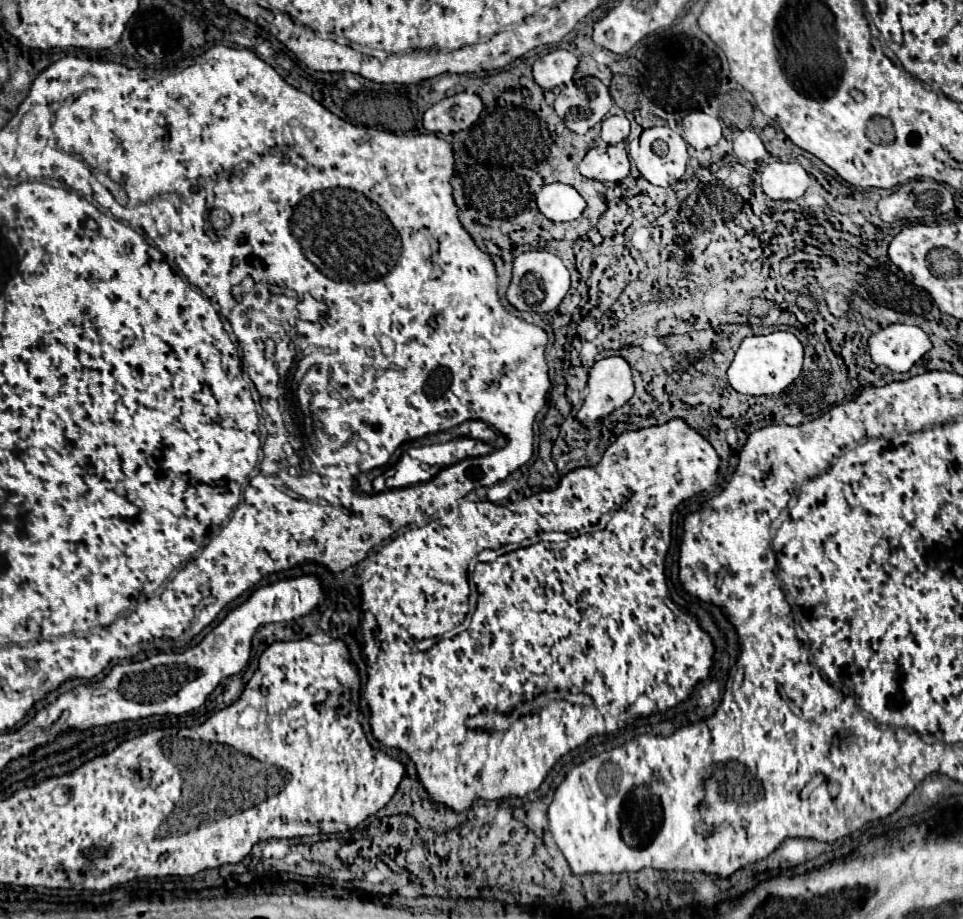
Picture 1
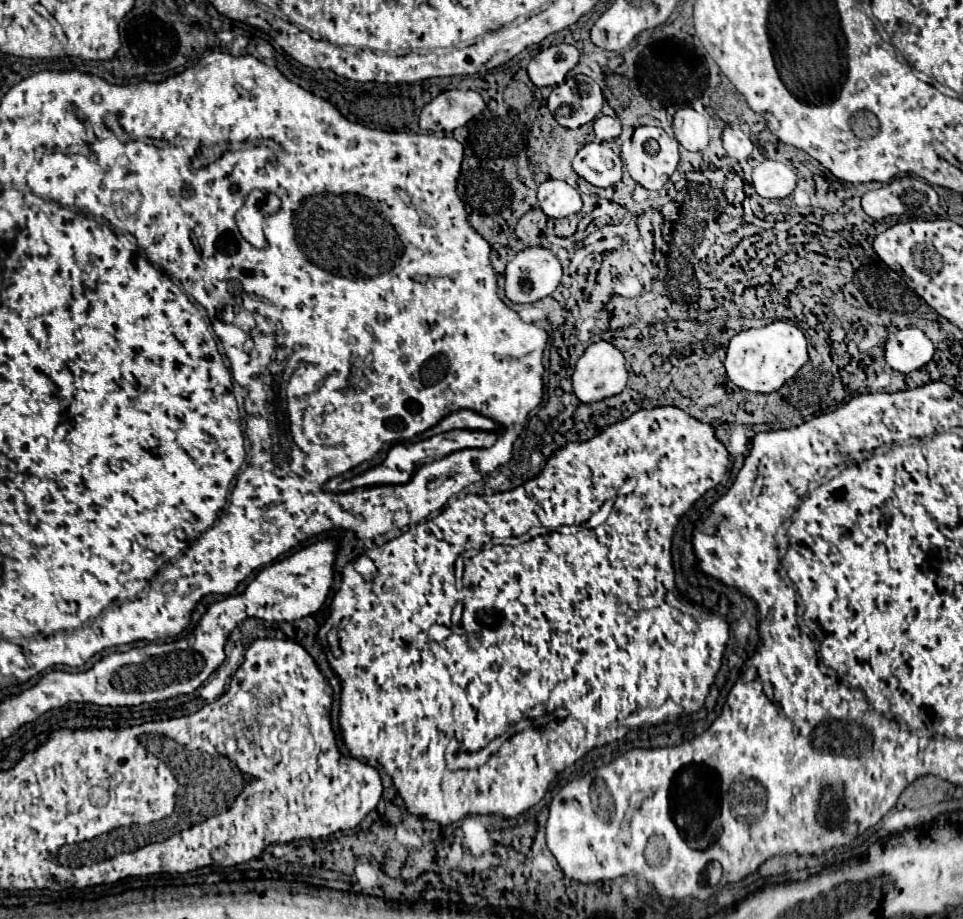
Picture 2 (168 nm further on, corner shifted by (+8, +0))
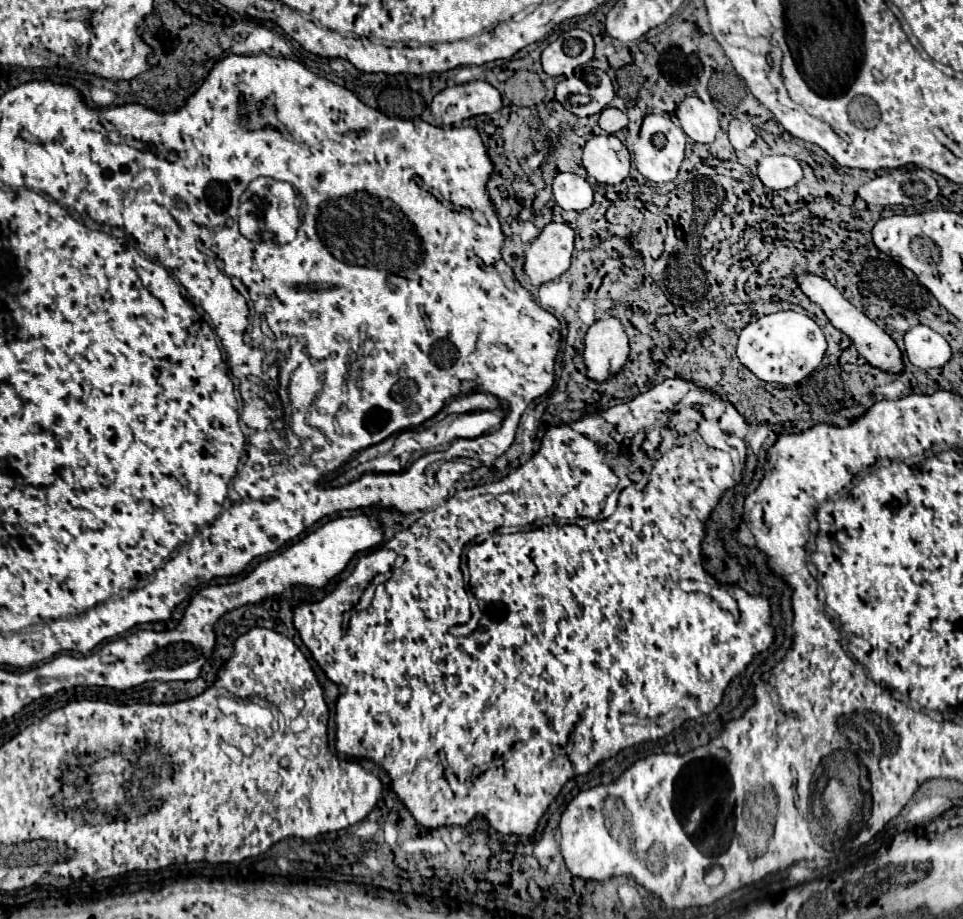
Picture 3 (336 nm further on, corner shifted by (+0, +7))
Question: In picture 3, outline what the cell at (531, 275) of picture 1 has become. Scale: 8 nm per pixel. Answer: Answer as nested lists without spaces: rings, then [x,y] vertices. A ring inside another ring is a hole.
[[[547,224],[525,252],[523,268],[531,284],[539,286],[557,280],[563,272],[567,272],[573,250],[575,230],[567,224]]]

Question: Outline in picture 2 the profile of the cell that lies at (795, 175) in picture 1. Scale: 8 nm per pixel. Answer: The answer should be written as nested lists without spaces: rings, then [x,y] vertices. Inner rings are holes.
[[[763,161],[753,169],[753,187],[765,199],[785,199],[795,191],[797,175],[781,161]]]

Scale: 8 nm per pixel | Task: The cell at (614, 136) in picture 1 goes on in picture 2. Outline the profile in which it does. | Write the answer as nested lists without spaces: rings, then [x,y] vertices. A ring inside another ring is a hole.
[[[597,117],[595,119],[595,135],[599,141],[609,141],[619,137],[621,123],[615,117]]]

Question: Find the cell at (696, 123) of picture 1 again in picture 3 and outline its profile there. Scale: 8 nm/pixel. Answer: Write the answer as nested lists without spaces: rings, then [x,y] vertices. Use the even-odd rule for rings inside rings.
[[[689,96],[677,106],[677,118],[683,132],[699,144],[711,144],[719,132],[719,110],[697,96]]]

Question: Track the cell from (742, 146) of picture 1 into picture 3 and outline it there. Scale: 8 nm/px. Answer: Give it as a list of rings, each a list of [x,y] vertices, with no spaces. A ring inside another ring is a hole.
[[[731,120],[729,122],[729,140],[735,150],[745,150],[755,142],[755,130],[751,122],[741,122],[741,120]]]

